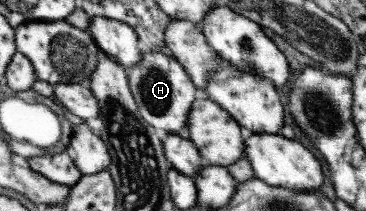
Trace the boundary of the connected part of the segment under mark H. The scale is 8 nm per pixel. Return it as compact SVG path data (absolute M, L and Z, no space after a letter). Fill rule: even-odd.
M154 50L141 53L141 58L126 71L128 71L127 84L141 118L161 134L178 134L183 138L187 138L188 134L185 127L188 110L195 100L195 87L184 68L174 58Z

